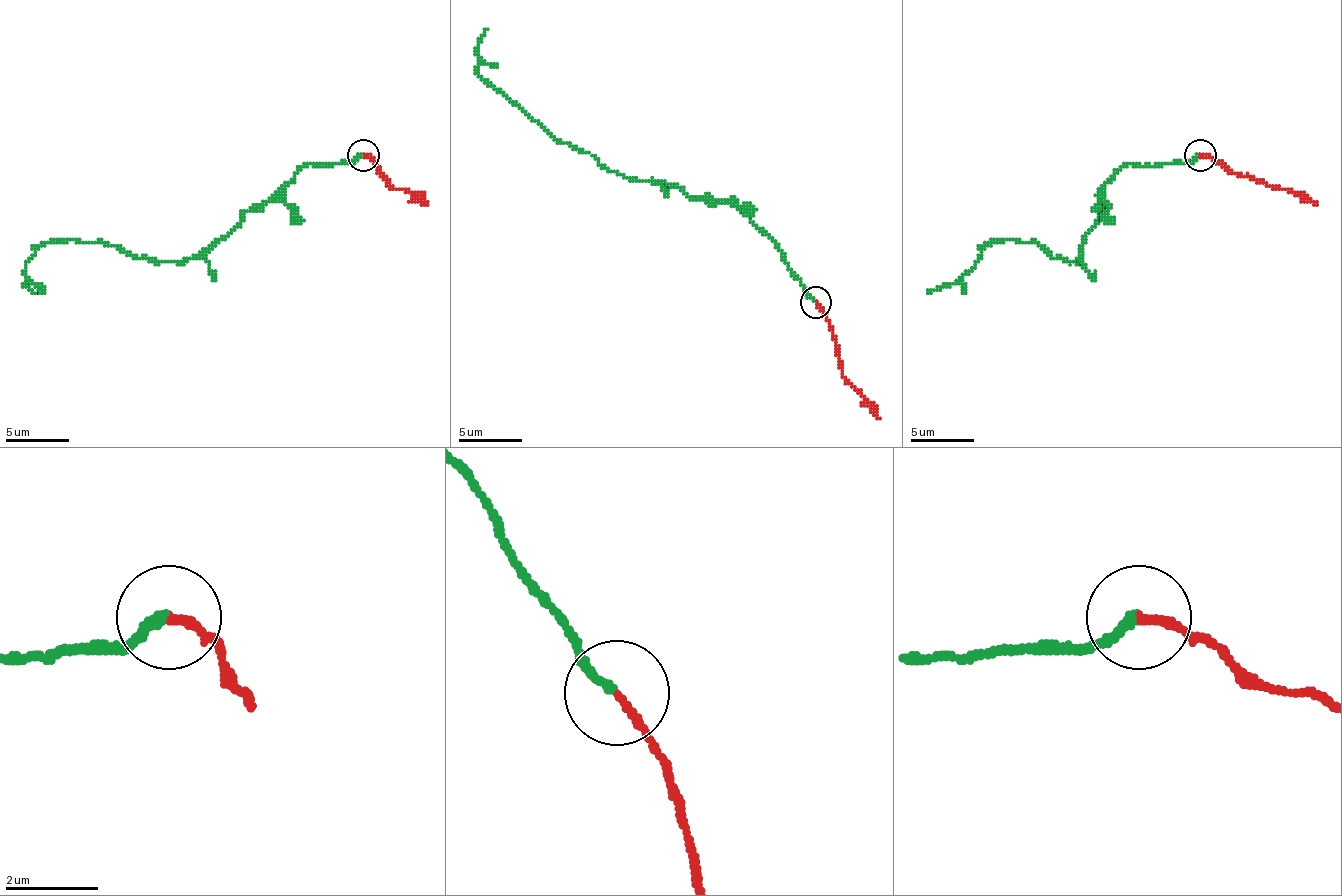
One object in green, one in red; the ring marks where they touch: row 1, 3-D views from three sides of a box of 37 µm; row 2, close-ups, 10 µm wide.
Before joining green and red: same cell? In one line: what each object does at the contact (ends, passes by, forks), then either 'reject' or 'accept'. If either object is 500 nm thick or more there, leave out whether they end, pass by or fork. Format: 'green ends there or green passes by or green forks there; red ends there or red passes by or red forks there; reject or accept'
green ends there; red ends there; accept

